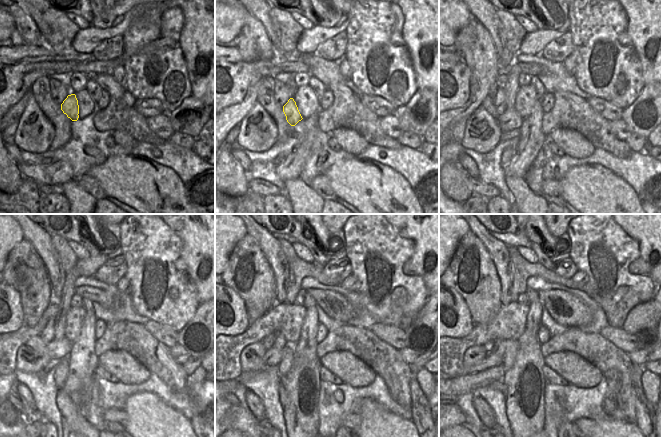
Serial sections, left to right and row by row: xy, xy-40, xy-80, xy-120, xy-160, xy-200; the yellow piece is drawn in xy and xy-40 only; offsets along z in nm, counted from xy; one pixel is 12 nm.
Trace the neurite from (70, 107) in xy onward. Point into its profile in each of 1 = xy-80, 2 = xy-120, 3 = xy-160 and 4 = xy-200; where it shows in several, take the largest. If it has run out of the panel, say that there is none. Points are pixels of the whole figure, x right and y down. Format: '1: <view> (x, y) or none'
1: xy-80 (510, 120)
2: xy-120 (60, 346)
3: xy-160 (272, 357)
4: xy-200 (495, 357)

